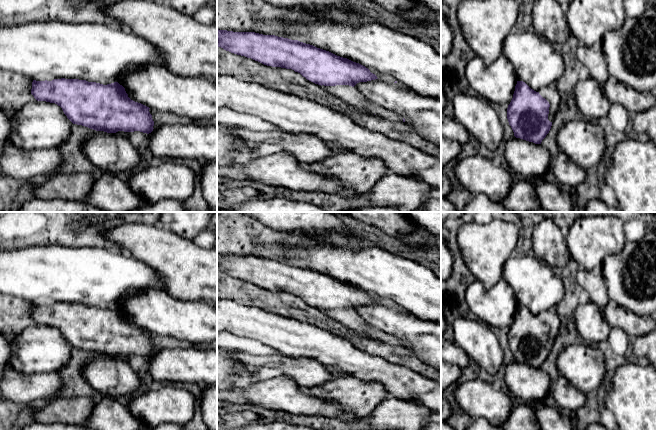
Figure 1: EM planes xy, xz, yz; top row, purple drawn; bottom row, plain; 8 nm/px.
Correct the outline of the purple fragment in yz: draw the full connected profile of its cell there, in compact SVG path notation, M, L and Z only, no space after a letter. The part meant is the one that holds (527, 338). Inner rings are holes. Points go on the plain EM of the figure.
M517 305L513 322L507 332L507 343L514 360L541 368L549 357L549 326L525 306Z

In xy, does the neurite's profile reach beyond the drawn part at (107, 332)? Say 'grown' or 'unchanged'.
unchanged

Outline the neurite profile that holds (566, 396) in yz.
M561 375L553 382L550 393L559 409L576 411L586 402L586 394L576 389L567 378Z

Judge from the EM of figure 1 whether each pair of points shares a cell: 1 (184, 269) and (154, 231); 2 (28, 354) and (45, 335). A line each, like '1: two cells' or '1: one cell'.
1: one cell
2: one cell

